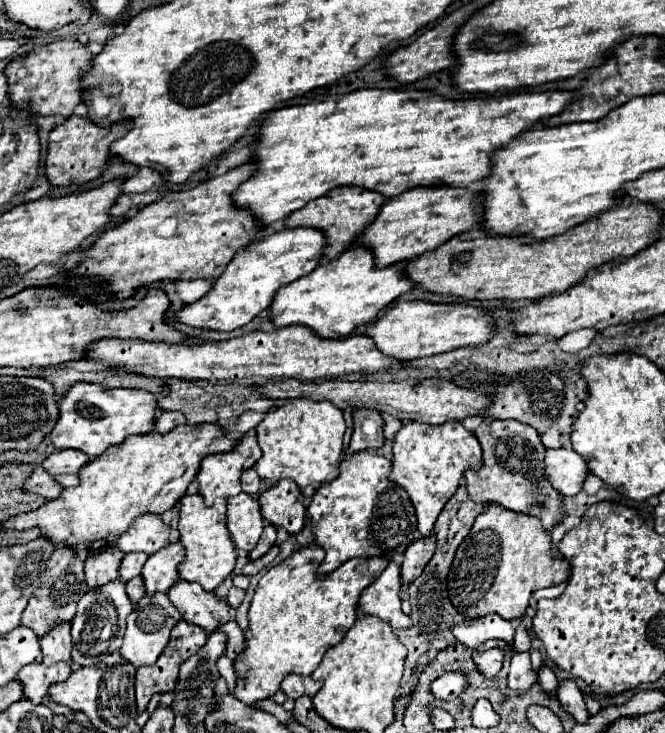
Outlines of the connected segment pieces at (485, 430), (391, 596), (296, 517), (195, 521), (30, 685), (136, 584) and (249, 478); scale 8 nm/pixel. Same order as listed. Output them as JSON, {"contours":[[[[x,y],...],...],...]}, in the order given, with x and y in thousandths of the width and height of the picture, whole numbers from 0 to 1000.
{"contours":[[[[740,572],[725,574],[713,593],[725,607],[728,632],[719,643],[704,640],[698,645],[701,667],[710,683],[749,686],[767,697],[803,703],[818,714],[821,724],[827,724],[839,711],[848,708],[845,681],[839,673],[833,673],[821,651],[815,648],[815,623],[821,618],[821,610],[815,607],[812,593],[803,585],[797,585],[797,580],[785,580],[767,572]]],[[[586,765],[583,774],[571,782],[571,787],[553,798],[538,820],[538,831],[547,834],[547,839],[562,839],[580,847],[589,858],[614,858],[620,855],[620,847],[614,839],[602,831],[602,774]]],[[[436,653],[418,656],[409,667],[394,673],[388,678],[388,683],[391,683],[394,705],[406,716],[424,719],[433,727],[454,724],[460,689],[457,689],[457,678],[454,678],[451,664],[445,664],[442,656],[436,656]]],[[[301,673],[277,675],[271,681],[271,741],[280,749],[280,763],[271,771],[271,790],[295,793],[310,806],[322,806],[355,771],[355,746],[340,722],[340,681],[328,681],[322,689],[307,689]]],[[[63,905],[39,907],[27,918],[27,929],[36,940],[36,954],[48,956],[51,962],[60,962],[63,954],[72,948],[72,937],[99,929],[105,915],[108,913],[102,907],[78,907],[78,910],[69,910]]],[[[202,787],[189,795],[189,809],[195,814],[198,823],[208,823],[214,814],[217,814],[217,793],[214,787]]],[[[373,640],[364,648],[364,670],[370,670],[373,675],[385,675],[391,670],[391,651],[382,640]]]]}

